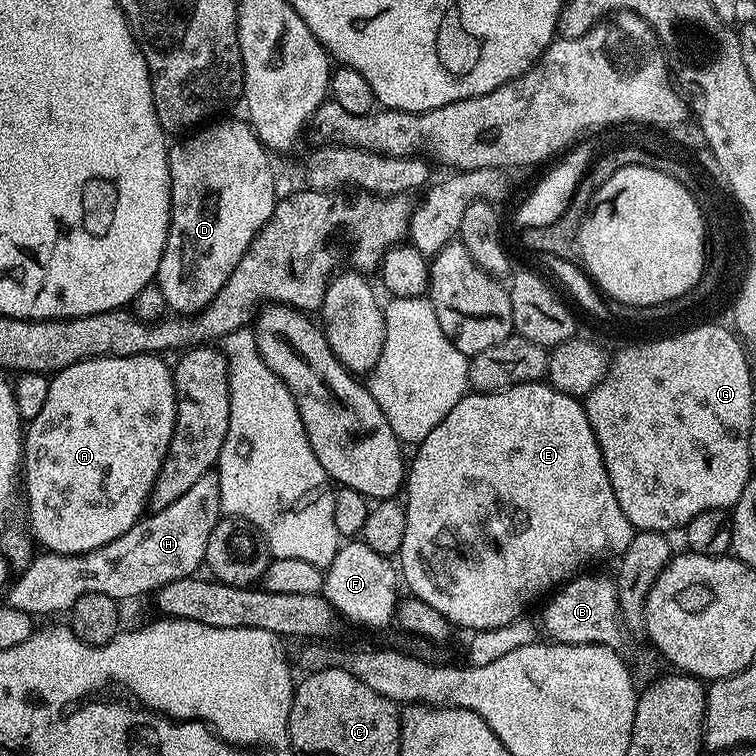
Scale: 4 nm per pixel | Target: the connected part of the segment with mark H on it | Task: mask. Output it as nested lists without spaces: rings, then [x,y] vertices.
[[[215,471],[207,472],[178,502],[170,502],[166,510],[149,511],[137,524],[130,526],[122,538],[114,538],[114,542],[106,542],[96,550],[83,552],[77,556],[67,556],[57,552],[41,551],[33,555],[31,562],[19,573],[20,576],[11,581],[6,592],[6,603],[14,610],[22,610],[34,618],[52,616],[55,612],[71,613],[74,602],[82,598],[82,594],[106,594],[117,602],[132,600],[135,596],[155,594],[162,586],[187,576],[197,575],[204,564],[206,542],[214,530],[214,526],[222,519],[220,510],[220,479]]]

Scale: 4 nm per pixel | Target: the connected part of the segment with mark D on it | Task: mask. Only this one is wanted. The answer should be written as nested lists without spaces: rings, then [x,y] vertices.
[[[217,119],[215,122],[212,122],[212,123],[217,122],[217,124],[209,123],[207,126],[204,126],[204,127],[209,126],[209,128],[201,127],[199,130],[196,130],[196,131],[201,130],[201,132],[193,131],[191,134],[188,134],[188,135],[193,134],[193,136],[185,135],[183,138],[180,138],[180,139],[185,138],[185,140],[180,140],[177,142],[177,144],[173,143],[171,147],[169,147],[168,149],[168,165],[170,166],[170,186],[172,187],[172,217],[170,218],[170,226],[168,227],[168,237],[166,238],[166,246],[162,250],[162,258],[158,262],[158,270],[156,271],[156,278],[154,282],[162,290],[162,298],[166,298],[166,302],[168,303],[169,309],[171,309],[173,313],[179,314],[181,316],[187,316],[189,318],[195,316],[196,313],[202,311],[202,309],[206,307],[206,305],[210,303],[211,300],[214,298],[214,294],[218,294],[218,290],[222,290],[222,286],[226,282],[226,278],[230,278],[230,274],[234,274],[234,266],[238,266],[238,262],[242,262],[242,258],[246,254],[246,250],[249,248],[250,245],[252,245],[252,243],[254,242],[254,238],[262,230],[262,226],[266,226],[266,222],[270,218],[270,214],[272,214],[276,209],[276,202],[278,199],[278,193],[276,193],[276,176],[274,173],[272,173],[271,162],[268,161],[268,159],[270,159],[269,153],[266,151],[264,147],[264,143],[261,140],[259,140],[258,137],[256,136],[256,131],[253,130],[252,125],[245,122],[243,119],[240,119],[241,121],[240,120],[219,121],[219,120],[220,119]]]

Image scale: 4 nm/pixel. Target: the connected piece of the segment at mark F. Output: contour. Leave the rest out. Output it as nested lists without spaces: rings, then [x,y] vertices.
[[[352,538],[341,543],[334,562],[324,573],[324,591],[322,595],[334,606],[337,616],[352,624],[361,624],[364,628],[384,628],[393,623],[396,615],[398,595],[398,568],[389,557],[370,550],[363,539]]]

